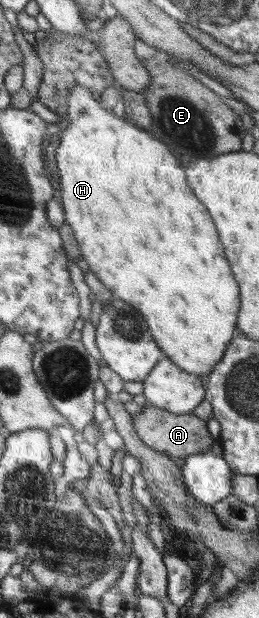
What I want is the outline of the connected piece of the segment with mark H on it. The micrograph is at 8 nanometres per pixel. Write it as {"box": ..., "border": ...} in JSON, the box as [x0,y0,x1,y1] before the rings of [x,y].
{"box":[52,86,240,376],"border":[[[75,86],[68,92],[65,117],[69,125],[64,132],[57,134],[60,144],[55,145],[55,155],[53,155],[52,160],[56,161],[53,164],[54,174],[60,183],[61,192],[60,196],[58,195],[58,200],[62,201],[66,224],[74,232],[76,241],[79,243],[81,255],[88,262],[91,272],[97,275],[98,279],[110,289],[114,296],[118,296],[122,301],[127,301],[141,311],[143,317],[149,322],[154,341],[166,353],[166,358],[177,363],[188,373],[197,376],[208,375],[213,371],[215,365],[223,359],[232,337],[234,337],[236,317],[238,317],[238,309],[240,309],[238,285],[236,285],[236,281],[234,281],[234,277],[230,273],[230,265],[226,261],[224,247],[222,247],[222,243],[218,239],[218,233],[216,233],[216,227],[212,223],[212,217],[208,215],[206,207],[198,201],[190,185],[186,183],[184,169],[180,165],[176,167],[177,156],[172,153],[169,146],[154,136],[150,137],[140,127],[136,127],[132,123],[126,123],[124,119],[114,116],[112,112],[108,112],[104,107],[98,105],[94,95],[85,86]]]}

